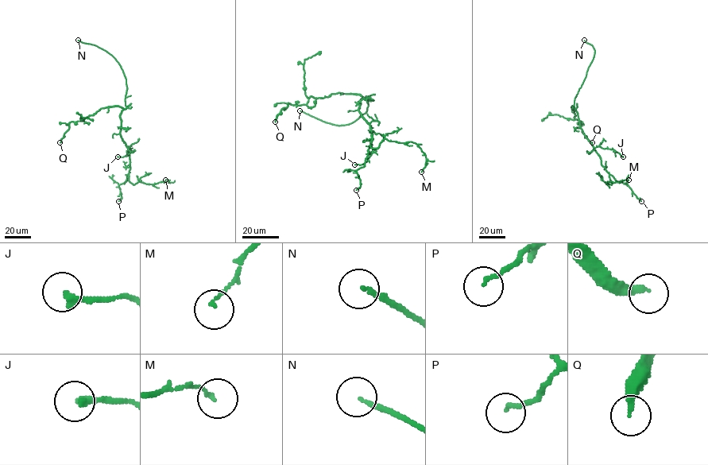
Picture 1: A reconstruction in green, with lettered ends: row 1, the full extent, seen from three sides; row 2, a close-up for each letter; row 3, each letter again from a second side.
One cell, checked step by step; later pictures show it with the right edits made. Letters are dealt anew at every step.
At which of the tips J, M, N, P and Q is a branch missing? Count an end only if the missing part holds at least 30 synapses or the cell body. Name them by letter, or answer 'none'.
N, Q

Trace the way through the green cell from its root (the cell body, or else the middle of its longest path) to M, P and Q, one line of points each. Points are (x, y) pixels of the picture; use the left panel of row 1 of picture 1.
M: (121, 128), (120, 136), (129, 154), (129, 180), (133, 184), (139, 181), (154, 184), (168, 182), (165, 180)
P: (121, 128), (120, 136), (129, 154), (129, 170), (126, 180), (118, 185), (121, 199), (118, 201)
Q: (121, 128), (123, 108), (119, 106), (101, 108), (82, 121), (71, 122), (59, 142)

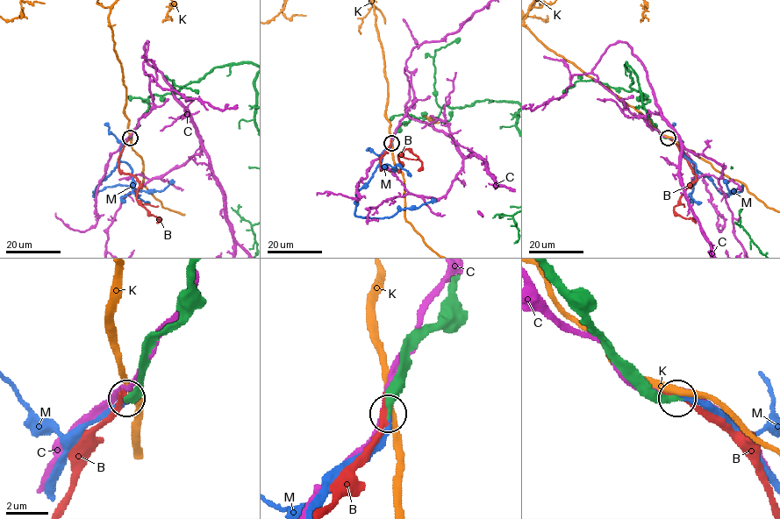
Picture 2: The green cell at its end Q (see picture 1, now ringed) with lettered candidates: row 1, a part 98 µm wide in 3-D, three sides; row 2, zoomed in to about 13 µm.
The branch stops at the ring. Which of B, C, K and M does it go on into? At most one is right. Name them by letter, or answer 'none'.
M

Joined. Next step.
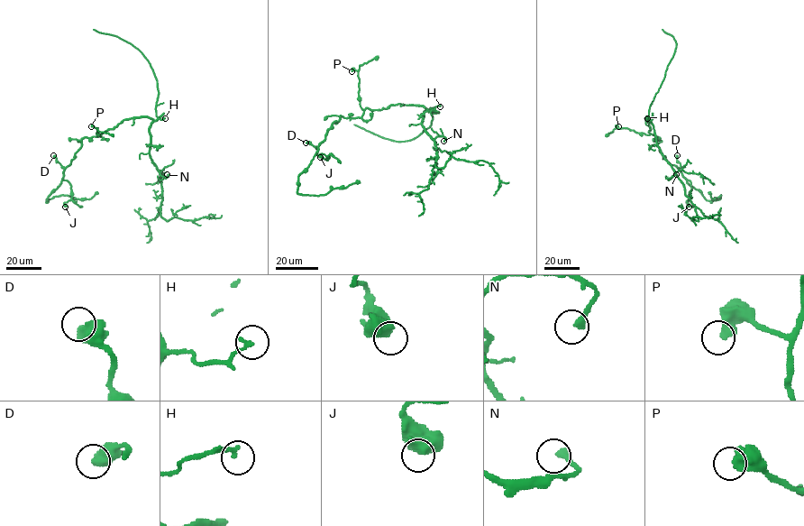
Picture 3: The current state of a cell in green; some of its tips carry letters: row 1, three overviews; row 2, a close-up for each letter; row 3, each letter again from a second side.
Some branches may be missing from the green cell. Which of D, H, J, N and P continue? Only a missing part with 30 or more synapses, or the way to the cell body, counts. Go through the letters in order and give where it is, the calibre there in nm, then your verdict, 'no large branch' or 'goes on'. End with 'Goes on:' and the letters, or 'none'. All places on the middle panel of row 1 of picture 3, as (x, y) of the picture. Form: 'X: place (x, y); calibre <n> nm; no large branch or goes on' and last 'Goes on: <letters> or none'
D: place (306, 143); calibre 600 nm; no large branch
H: place (440, 106); calibre 180 nm; no large branch
J: place (320, 157); calibre 700 nm; no large branch
N: place (443, 141); calibre 280 nm; no large branch
P: place (351, 71); calibre 500 nm; no large branch
Goes on: none

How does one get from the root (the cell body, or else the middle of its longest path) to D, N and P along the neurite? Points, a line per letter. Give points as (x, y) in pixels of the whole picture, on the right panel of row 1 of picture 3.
D: (644, 118), (650, 126), (648, 132), (657, 136), (659, 152), (671, 164), (679, 168), (677, 155)
N: (644, 118), (653, 126), (659, 149), (674, 171), (671, 176), (676, 174)
P: (644, 118), (650, 126), (648, 134), (618, 126)

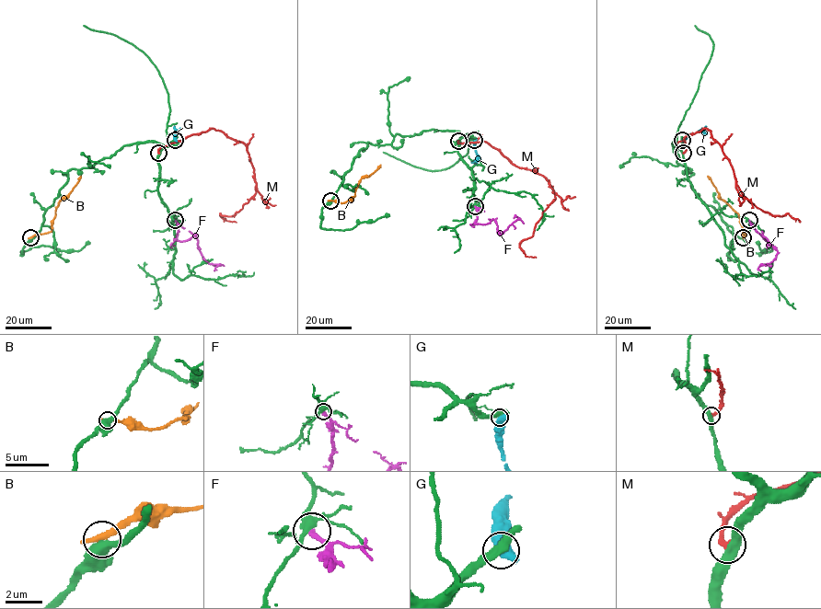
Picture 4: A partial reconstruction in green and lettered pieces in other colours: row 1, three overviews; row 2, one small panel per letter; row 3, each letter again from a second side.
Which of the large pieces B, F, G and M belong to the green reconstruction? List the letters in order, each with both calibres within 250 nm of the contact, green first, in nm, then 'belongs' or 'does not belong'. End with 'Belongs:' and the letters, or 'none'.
B: 480 nm thick on the green side, 400 nm on the other; does not belong
F: 300 nm thick on the green side, 280 nm on the other; does not belong
G: 380 nm thick on the green side, 650 nm on the other; does not belong
M: 400 nm thick on the green side, 300 nm on the other; does not belong
Belongs: none

